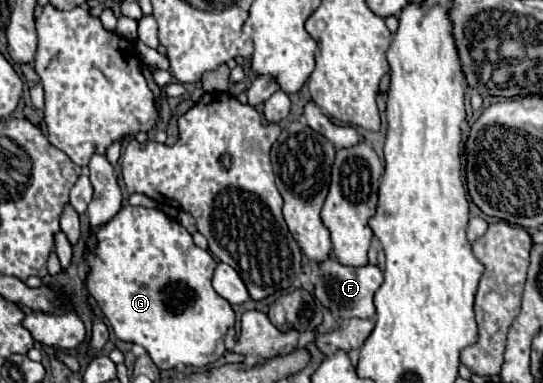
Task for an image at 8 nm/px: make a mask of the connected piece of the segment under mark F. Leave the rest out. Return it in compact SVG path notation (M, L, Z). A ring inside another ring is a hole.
M329 254L327 262L319 262L317 270L319 270L319 280L315 284L313 296L333 316L339 316L339 318L369 318L369 320L375 318L373 296L383 282L383 272L379 270L379 266L373 266L373 264L365 264L365 266L359 266L359 268L343 266L341 262L337 262L337 258L333 254Z

